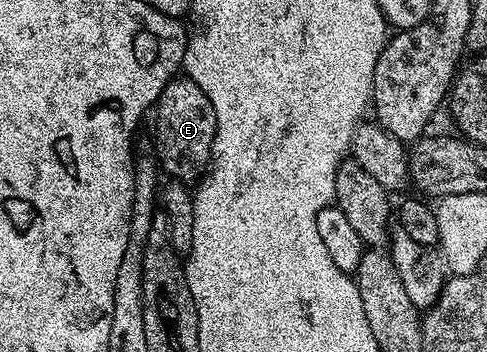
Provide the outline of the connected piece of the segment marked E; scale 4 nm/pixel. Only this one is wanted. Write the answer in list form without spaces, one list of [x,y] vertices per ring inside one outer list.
[[[175,77],[163,89],[157,98],[157,151],[156,158],[162,172],[169,174],[170,180],[186,185],[193,185],[205,174],[210,159],[213,158],[213,142],[217,126],[215,125],[215,109],[195,85],[195,81],[188,77]]]

